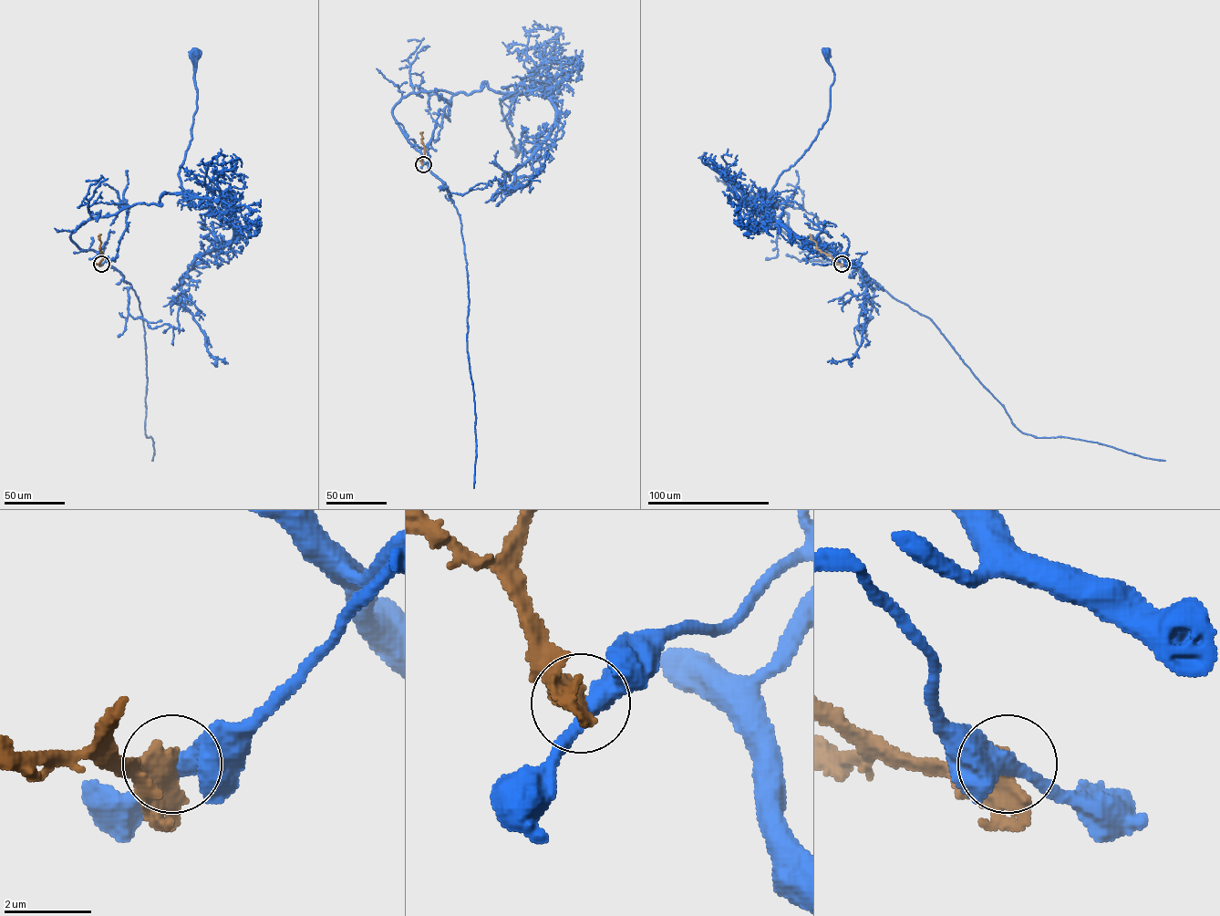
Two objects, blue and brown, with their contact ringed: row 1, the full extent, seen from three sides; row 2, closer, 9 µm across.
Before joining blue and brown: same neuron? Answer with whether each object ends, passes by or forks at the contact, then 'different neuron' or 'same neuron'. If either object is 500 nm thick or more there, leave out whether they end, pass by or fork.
blue passes by; brown passes by; different neuron

